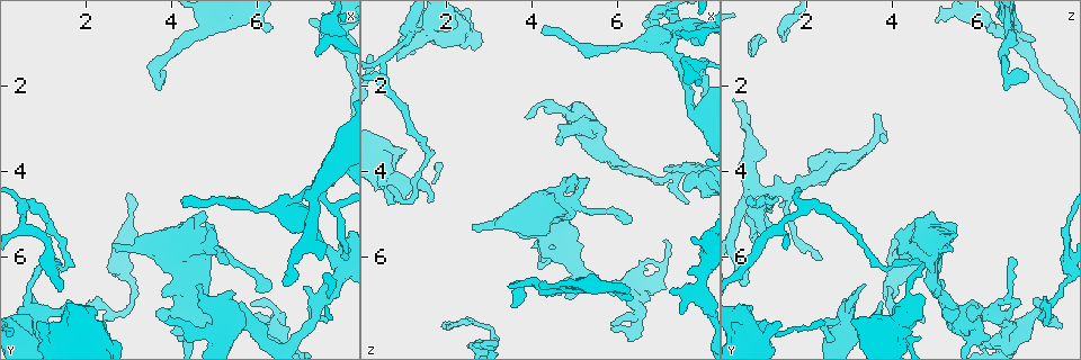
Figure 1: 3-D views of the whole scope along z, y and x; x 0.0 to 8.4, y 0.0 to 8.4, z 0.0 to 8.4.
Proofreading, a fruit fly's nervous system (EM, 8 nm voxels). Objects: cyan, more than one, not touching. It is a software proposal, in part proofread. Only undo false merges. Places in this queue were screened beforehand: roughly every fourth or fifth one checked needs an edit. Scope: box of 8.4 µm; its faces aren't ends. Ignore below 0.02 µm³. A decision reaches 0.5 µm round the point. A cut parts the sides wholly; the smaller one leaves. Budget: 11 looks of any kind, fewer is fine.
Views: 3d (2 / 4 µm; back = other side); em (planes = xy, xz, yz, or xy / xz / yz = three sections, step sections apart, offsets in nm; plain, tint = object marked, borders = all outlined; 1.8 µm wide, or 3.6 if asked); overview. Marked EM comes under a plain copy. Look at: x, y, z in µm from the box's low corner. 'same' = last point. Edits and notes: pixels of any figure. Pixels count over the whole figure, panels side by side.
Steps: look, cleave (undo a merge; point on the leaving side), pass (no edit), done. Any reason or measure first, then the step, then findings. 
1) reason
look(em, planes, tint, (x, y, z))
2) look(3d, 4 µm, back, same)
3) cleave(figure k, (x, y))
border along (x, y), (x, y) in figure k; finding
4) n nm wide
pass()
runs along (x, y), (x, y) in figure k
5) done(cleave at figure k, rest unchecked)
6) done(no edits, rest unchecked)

abrupt turn
look(em, yz, step 16, tint, (7.20, 4.50, 1.15))

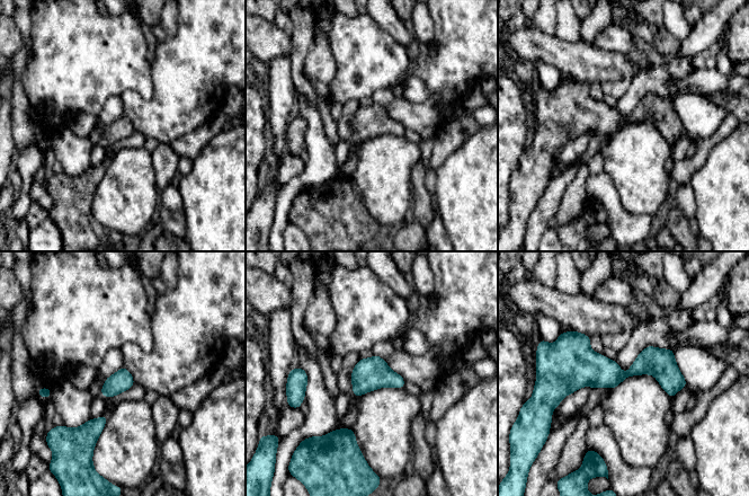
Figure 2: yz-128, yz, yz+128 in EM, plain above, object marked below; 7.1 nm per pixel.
pass()
runs along (559, 374), (661, 368), (683, 383) in figure 2; all the same cell

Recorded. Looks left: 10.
abrupt turn
look(3d, 4 µm, (7.85, 3.70, 2.65))

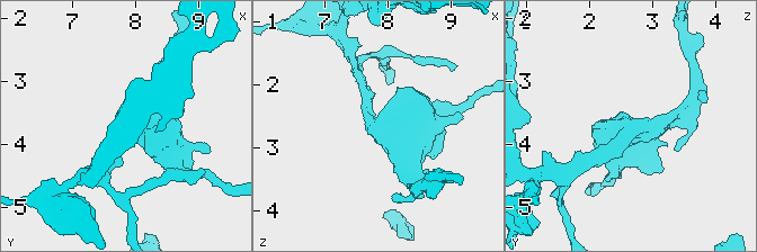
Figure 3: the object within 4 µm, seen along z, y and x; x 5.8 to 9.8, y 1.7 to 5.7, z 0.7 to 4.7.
3 arms; arms of 180, 200, 550 nm; now the EM
look(em, 3.6 µm, planes, tint, (7.80, 3.75, 2.65))

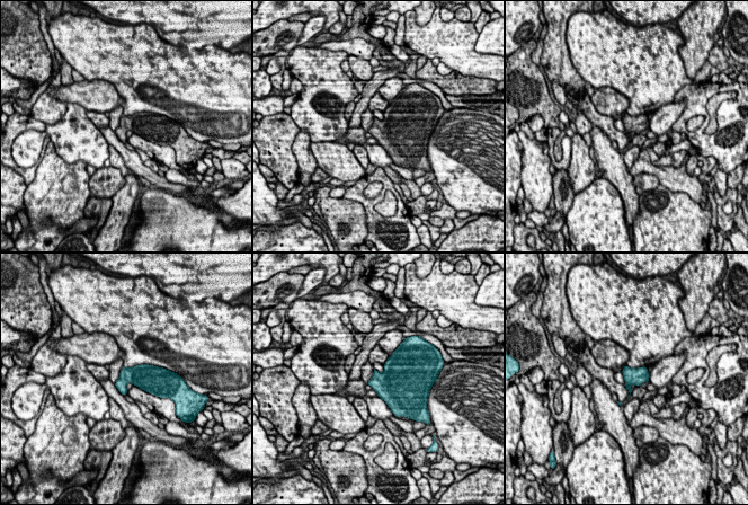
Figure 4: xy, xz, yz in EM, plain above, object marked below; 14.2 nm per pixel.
pass()
all the same cell

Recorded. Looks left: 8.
abrupt turn
look(3d, 2 µm, back, (3.65, 1.60, 6.60))

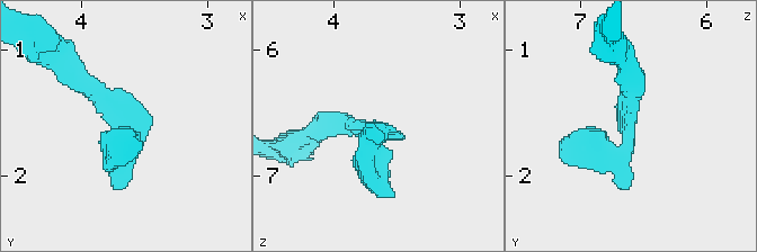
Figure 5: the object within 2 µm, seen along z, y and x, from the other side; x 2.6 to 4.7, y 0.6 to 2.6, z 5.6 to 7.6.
need the tissue
look(em, planes, tint, (3.66, 1.60, 6.60))

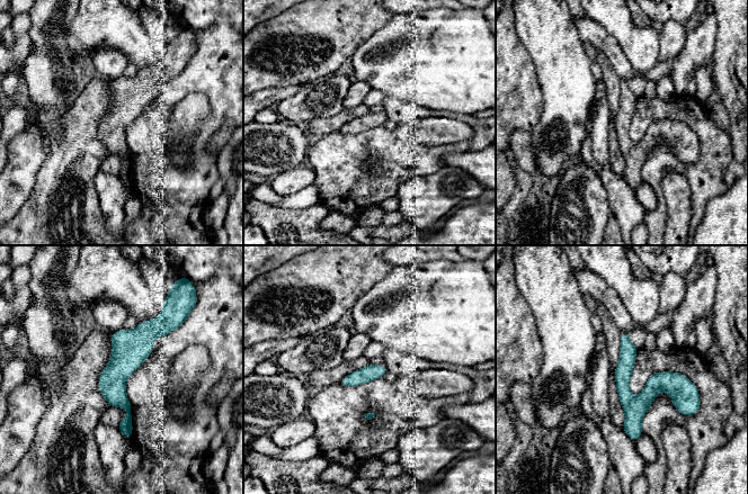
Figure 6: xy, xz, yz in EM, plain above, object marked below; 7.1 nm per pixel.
pass()
runs along (160, 320), (118, 369), (127, 433) in figure 6; all the same cell

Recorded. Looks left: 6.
thin neck
look(em, 3.6 µm, planes, tint, (0.70, 7.35, 4.25))

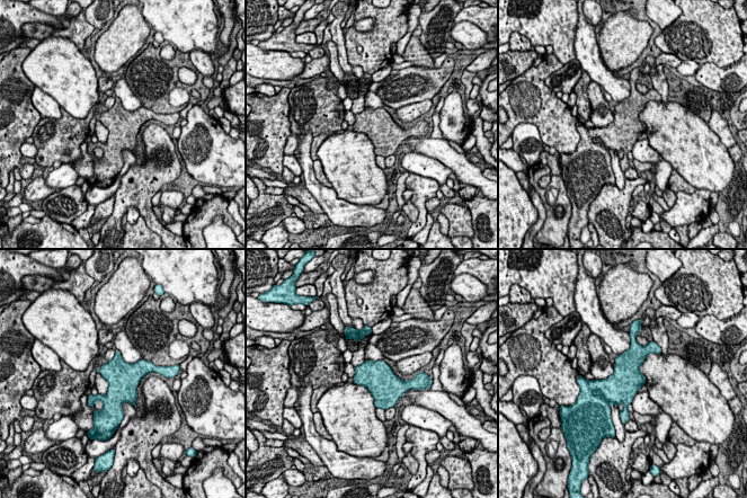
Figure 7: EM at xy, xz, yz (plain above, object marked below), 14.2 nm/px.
pass()
all the same cell

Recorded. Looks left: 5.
done(no edits, rest unchecked)

